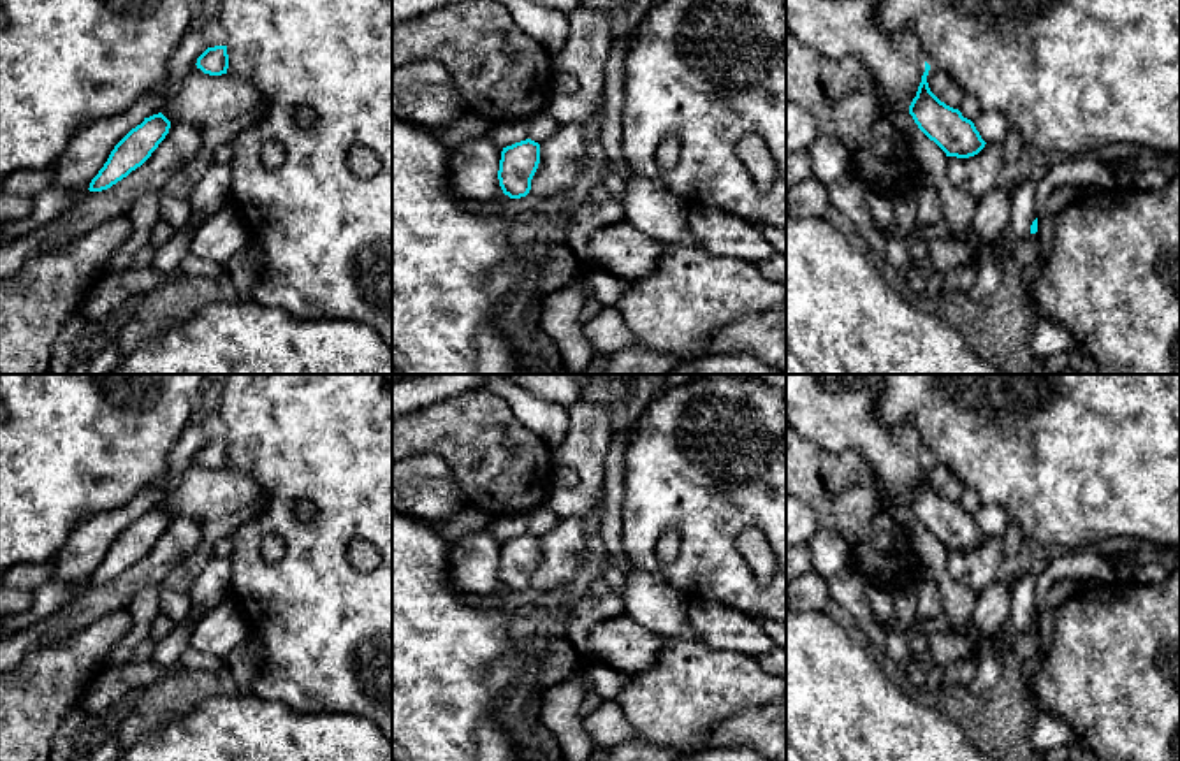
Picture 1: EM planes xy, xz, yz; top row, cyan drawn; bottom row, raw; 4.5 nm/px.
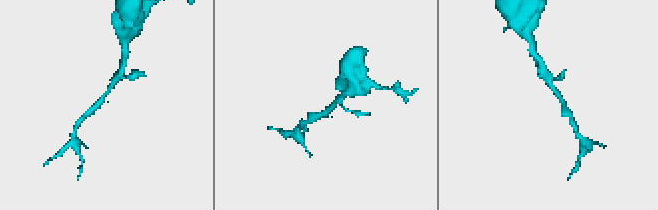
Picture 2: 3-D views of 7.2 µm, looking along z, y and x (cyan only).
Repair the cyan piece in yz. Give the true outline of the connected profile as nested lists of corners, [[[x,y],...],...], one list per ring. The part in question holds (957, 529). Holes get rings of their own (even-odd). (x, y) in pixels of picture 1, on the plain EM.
[[[925,455],[925,466],[918,480],[916,490],[909,499],[918,522],[934,534],[946,550],[969,552],[985,541],[985,534],[974,517],[941,496],[929,482],[927,469],[930,459]]]

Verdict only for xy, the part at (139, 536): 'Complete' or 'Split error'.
Complete

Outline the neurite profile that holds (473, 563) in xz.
[[[487,527],[466,533],[448,557],[448,582],[468,596],[492,596],[503,589],[498,564],[501,554],[499,541]]]

